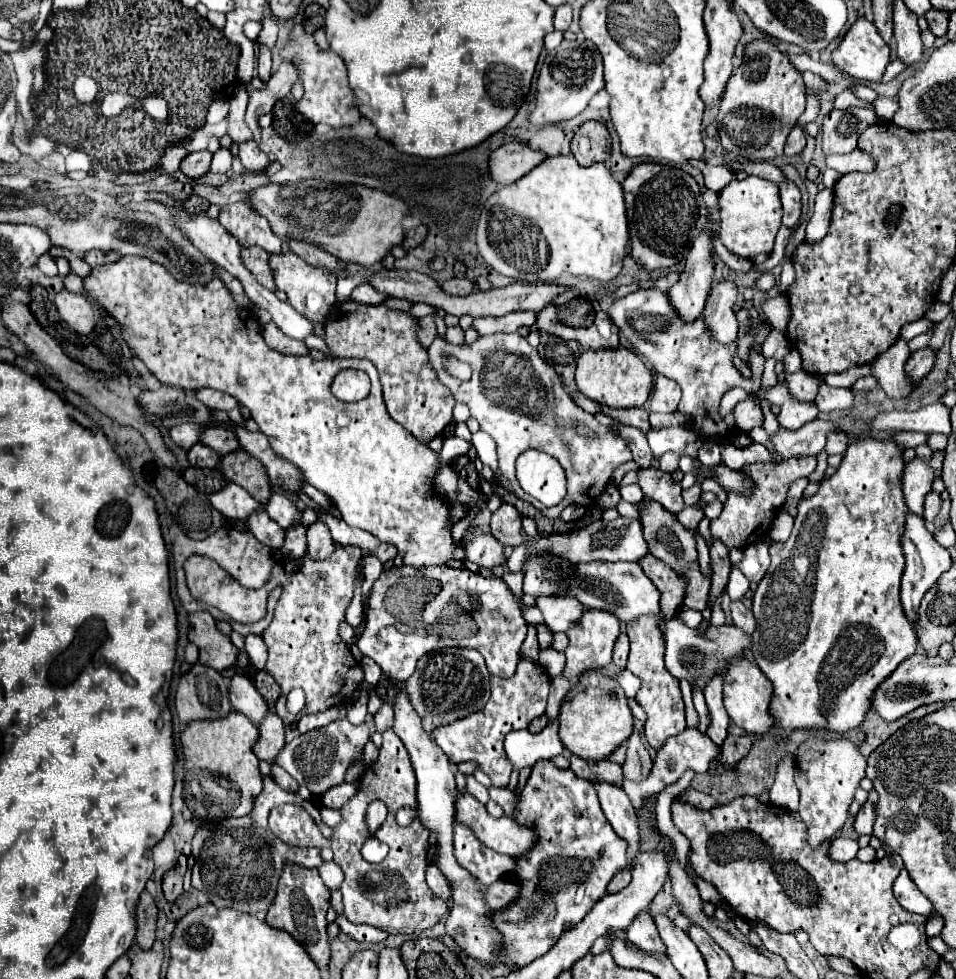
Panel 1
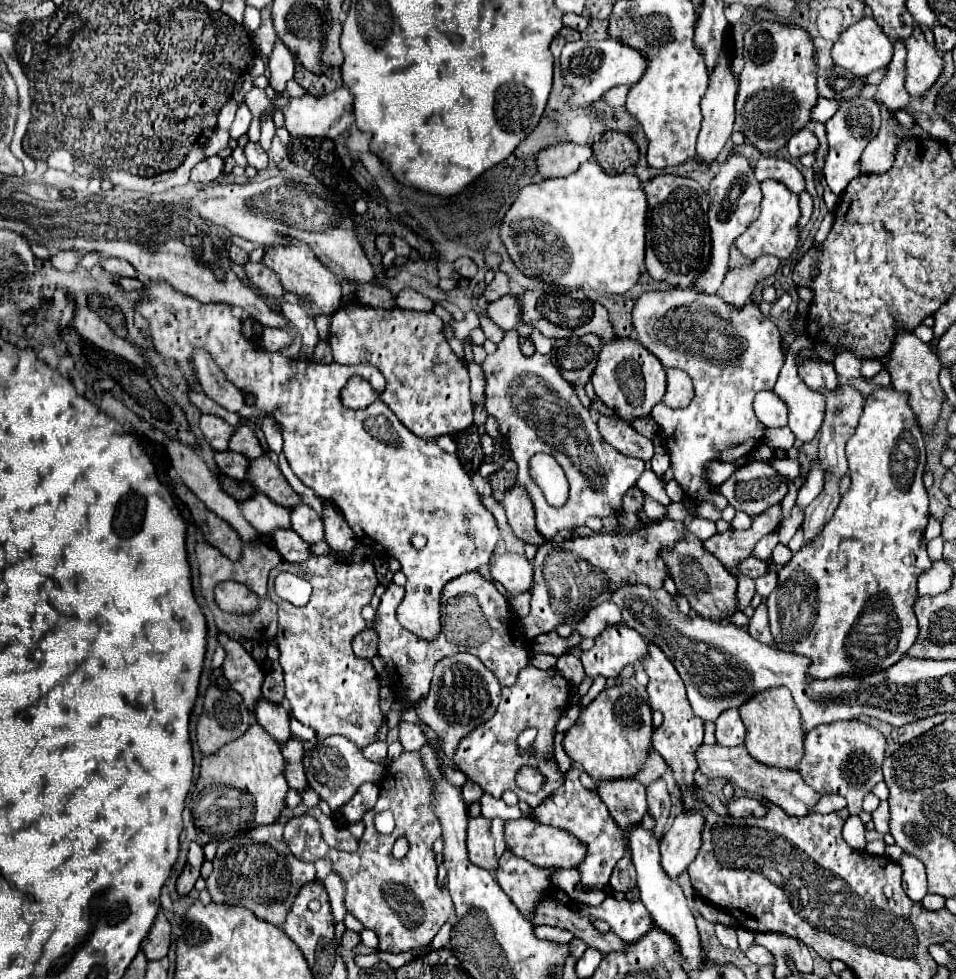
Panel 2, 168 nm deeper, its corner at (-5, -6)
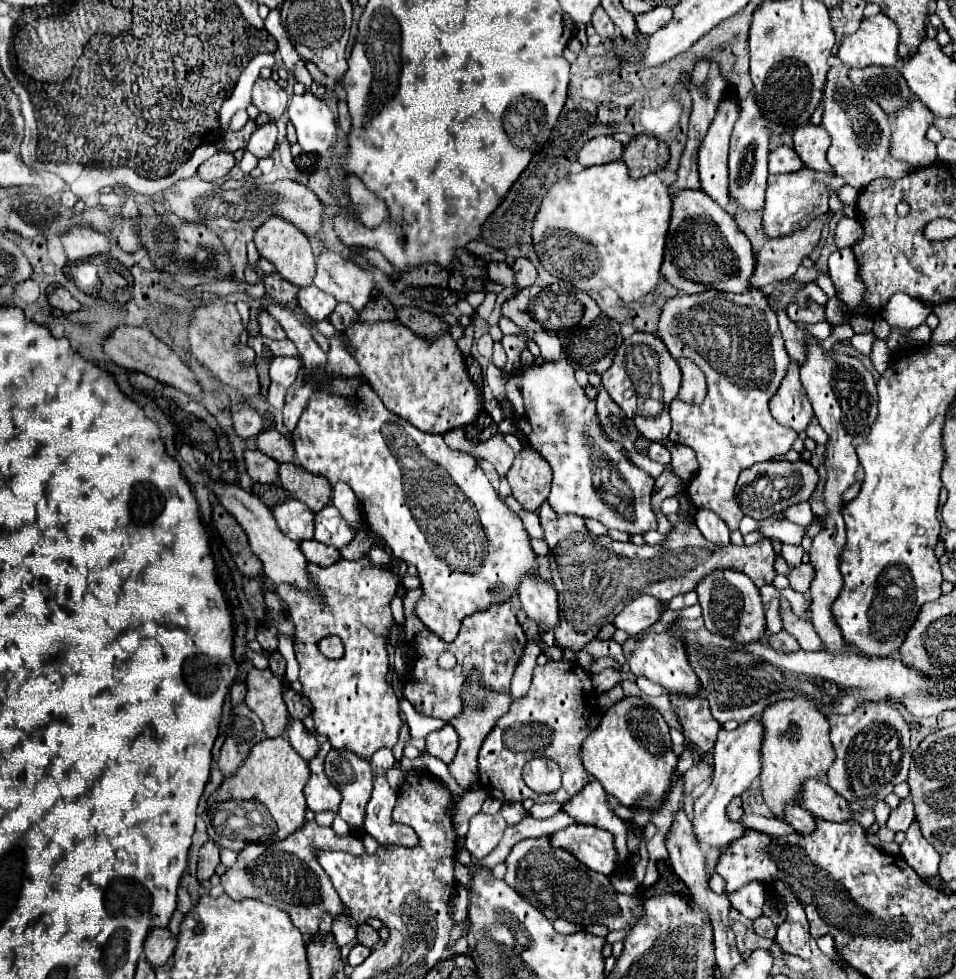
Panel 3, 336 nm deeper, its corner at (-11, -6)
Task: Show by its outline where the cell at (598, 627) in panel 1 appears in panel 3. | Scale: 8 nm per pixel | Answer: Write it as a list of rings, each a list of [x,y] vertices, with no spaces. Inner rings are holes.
[[[645,634],[637,638],[635,650],[629,656],[629,668],[635,676],[645,676],[653,682],[659,682],[669,692],[683,692],[683,694],[697,694],[699,692],[699,680],[697,674],[693,674],[693,668],[689,666],[685,658],[685,648],[679,640],[673,640],[671,634]]]

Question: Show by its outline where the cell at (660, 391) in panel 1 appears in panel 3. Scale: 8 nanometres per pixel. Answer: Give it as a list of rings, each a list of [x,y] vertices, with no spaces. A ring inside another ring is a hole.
[[[679,358],[679,368],[681,368],[681,374],[683,374],[683,380],[681,380],[681,390],[677,394],[677,398],[685,404],[701,404],[705,400],[705,394],[707,394],[707,386],[705,386],[705,376],[703,372],[687,358]]]

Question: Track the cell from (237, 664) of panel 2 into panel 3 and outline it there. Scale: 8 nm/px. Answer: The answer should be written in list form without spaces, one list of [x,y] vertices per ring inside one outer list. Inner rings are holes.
[[[251,668],[247,678],[247,694],[245,704],[261,718],[265,734],[267,736],[279,736],[285,730],[285,718],[289,718],[289,712],[285,708],[285,702],[281,698],[283,684],[273,672]]]

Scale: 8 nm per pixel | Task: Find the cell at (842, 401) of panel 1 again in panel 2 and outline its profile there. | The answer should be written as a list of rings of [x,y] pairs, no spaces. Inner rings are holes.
[[[805,358],[797,364],[799,376],[803,378],[803,382],[811,388],[811,390],[819,390],[819,388],[829,388],[833,390],[837,380],[835,380],[835,368],[831,362],[825,360],[811,360]]]

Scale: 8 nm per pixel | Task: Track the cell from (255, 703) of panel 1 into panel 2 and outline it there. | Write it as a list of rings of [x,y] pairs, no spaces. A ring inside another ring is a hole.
[[[259,700],[255,708],[257,722],[279,742],[285,744],[291,738],[289,730],[289,714],[281,704],[273,704],[269,700]]]

